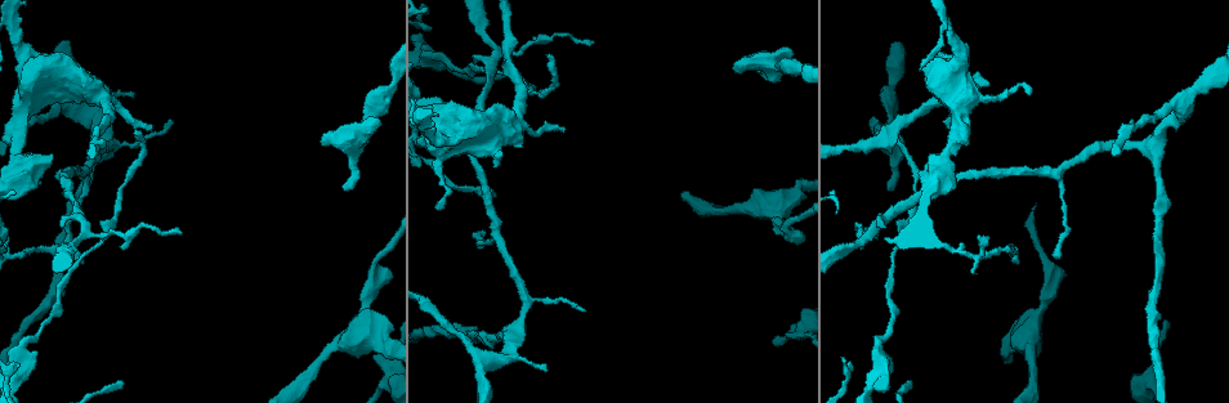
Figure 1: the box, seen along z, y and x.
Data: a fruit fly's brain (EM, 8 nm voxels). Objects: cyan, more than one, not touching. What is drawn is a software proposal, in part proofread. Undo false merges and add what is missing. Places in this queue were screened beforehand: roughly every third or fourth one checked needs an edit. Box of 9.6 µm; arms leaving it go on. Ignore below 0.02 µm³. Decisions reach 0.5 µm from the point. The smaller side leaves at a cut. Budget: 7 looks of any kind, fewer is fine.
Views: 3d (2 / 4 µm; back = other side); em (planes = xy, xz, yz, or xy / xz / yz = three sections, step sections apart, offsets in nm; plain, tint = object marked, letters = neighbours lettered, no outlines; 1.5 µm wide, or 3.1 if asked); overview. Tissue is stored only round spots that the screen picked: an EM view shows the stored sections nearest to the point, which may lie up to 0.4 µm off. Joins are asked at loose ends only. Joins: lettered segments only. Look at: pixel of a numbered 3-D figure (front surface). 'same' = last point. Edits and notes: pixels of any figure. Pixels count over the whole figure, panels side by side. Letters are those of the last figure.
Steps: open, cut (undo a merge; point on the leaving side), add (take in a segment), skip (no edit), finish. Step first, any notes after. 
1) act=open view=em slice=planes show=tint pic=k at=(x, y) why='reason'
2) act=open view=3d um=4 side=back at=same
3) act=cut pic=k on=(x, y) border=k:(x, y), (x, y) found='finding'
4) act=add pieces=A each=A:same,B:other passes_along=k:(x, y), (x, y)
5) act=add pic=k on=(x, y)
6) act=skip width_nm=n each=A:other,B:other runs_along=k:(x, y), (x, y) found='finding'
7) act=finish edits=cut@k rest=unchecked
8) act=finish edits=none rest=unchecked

act=open view=3d um=4 pic=1 at=(322, 144) why='an open end'

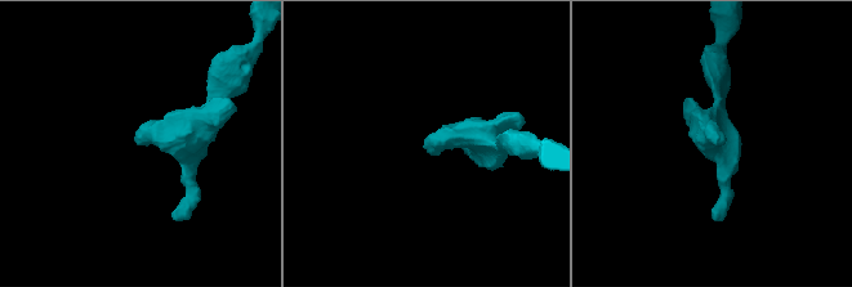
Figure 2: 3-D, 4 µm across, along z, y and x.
act=open view=em slice=xy step=8 show=tint pic=2 at=(137, 144) why='shape alone is not enough'

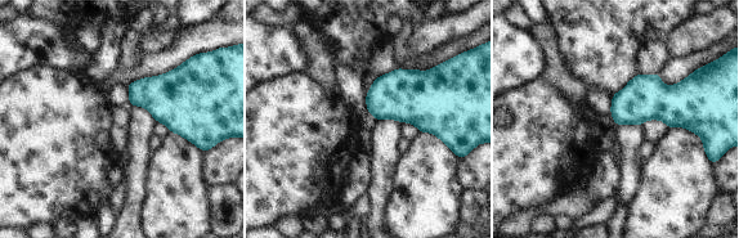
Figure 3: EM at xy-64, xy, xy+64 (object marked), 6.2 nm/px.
act=open view=em slice=xy step=8 show=letters at=same

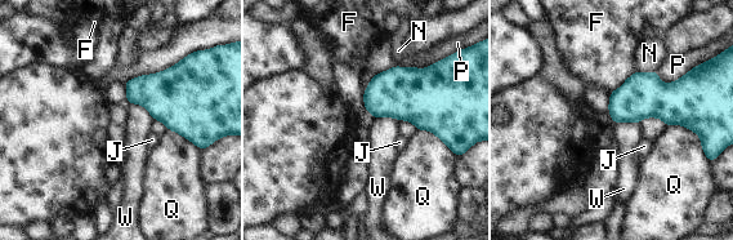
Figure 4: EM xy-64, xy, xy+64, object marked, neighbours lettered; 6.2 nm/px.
act=skip each=F:other,J:other,N:other,P:other,Q:other,W:other border=4:(126, 102), (142, 105), (153, 119) found='no lettered segment goes on from it'

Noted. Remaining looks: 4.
act=open view=em slice=planes show=letters pic=1 at=(482, 233) why='free end'

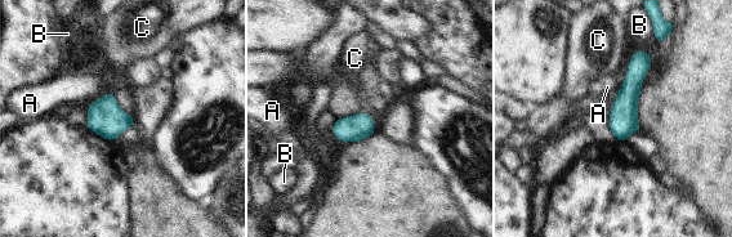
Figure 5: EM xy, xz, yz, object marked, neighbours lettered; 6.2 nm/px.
act=skip each=A:other,B:other,C:other border=5:(112, 90), (88, 106) found='no lettered segment goes on from it'

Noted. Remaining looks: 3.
act=open view=em slice=xz step=4 show=plain pic=1 at=(581, 310) why='an open end'

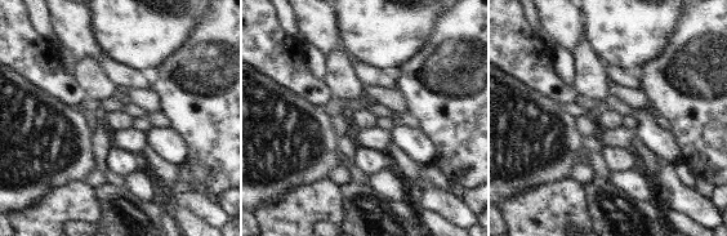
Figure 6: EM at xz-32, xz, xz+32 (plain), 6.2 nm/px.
act=open view=em slice=xz step=4 show=letters at=same why='what lies round it'

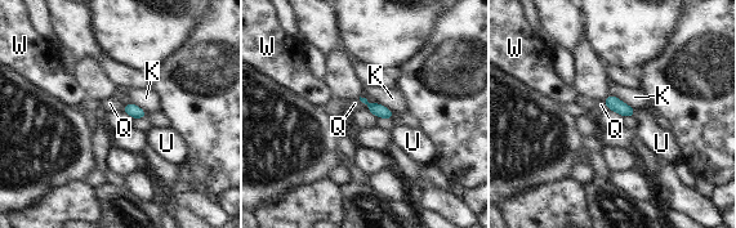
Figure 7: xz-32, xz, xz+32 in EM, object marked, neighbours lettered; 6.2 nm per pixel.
act=skip each=K:other,Q:other,U:other,W:other border=7:(636, 110), (632, 116) found='none of them fits'

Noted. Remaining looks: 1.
act=finish edits=none rest=unchecked

